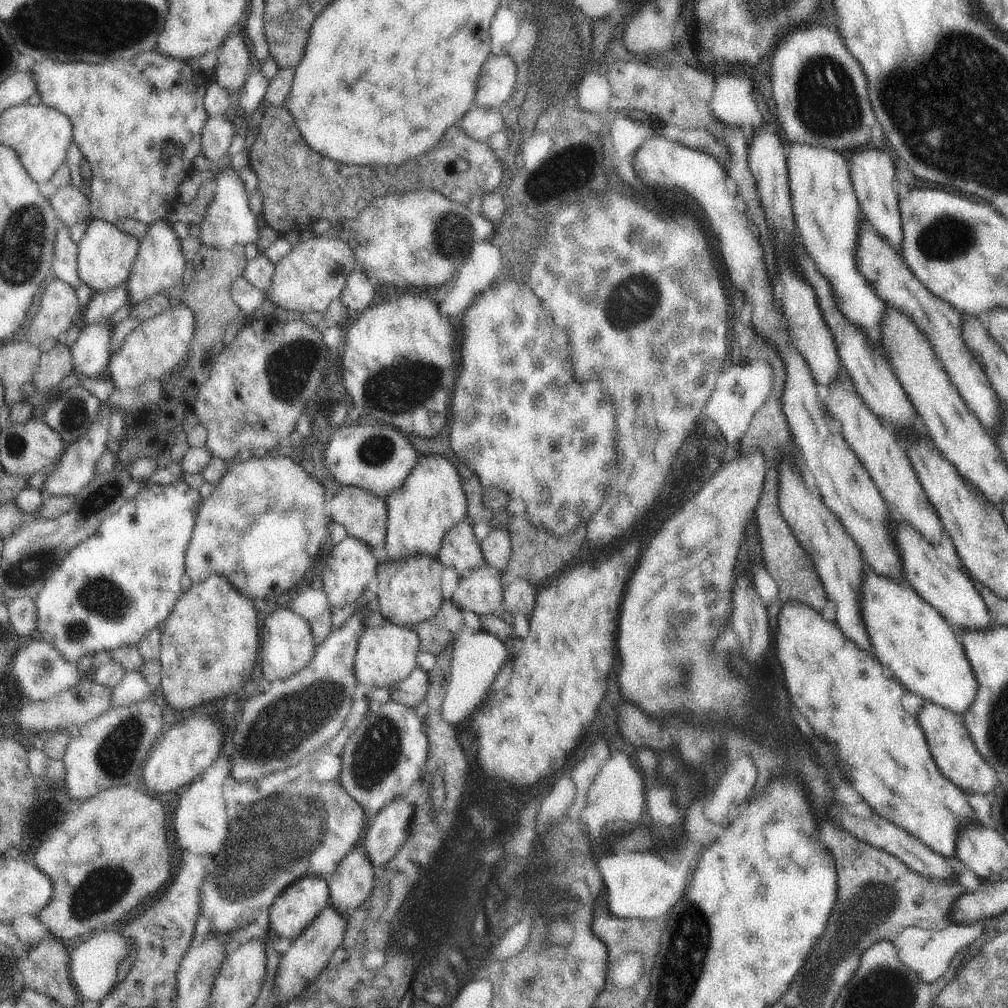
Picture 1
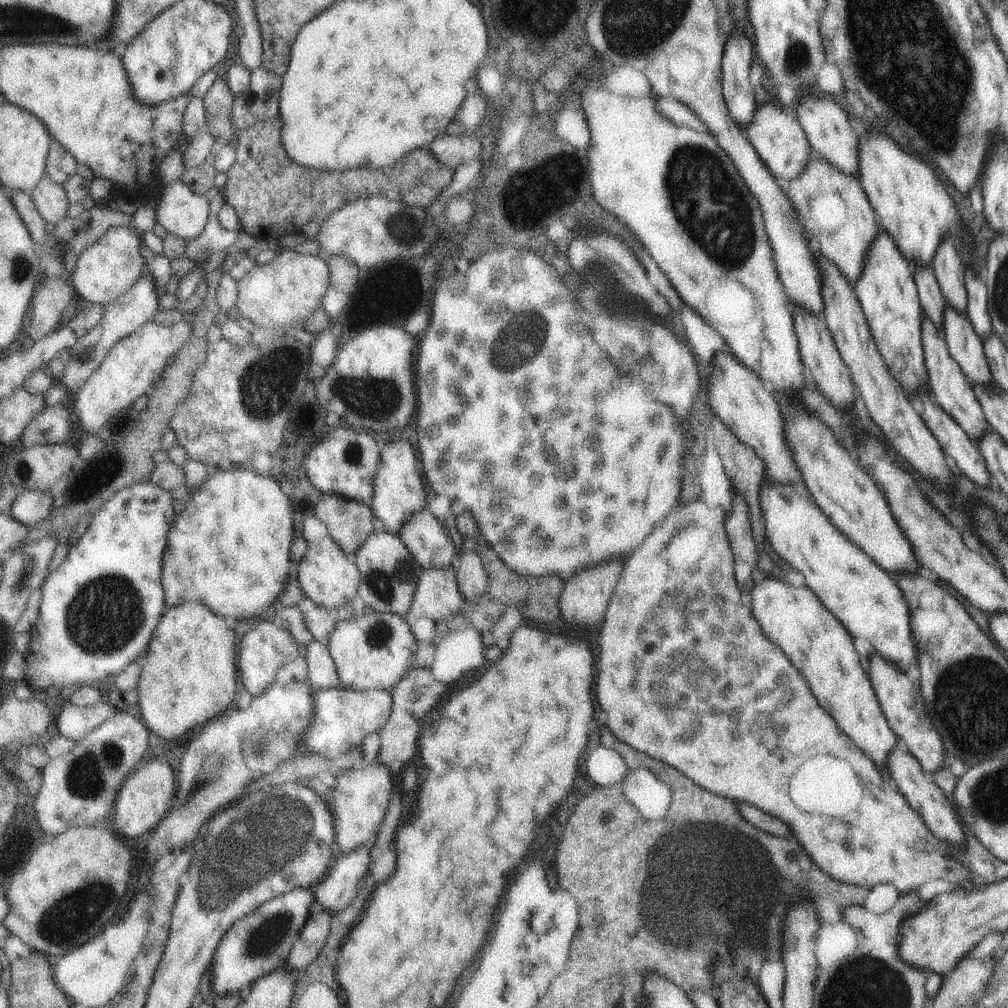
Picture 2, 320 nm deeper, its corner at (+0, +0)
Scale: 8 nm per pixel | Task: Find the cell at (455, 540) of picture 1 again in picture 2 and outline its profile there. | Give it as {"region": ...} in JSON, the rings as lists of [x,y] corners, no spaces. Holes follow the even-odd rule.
{"region":[[[427,507],[404,521],[397,535],[423,569],[453,566],[454,543]]]}

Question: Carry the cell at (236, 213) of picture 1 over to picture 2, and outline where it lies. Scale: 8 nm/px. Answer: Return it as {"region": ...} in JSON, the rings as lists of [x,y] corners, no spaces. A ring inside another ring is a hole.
{"region":[[[178,179],[163,186],[155,209],[156,222],[171,235],[189,241],[204,230],[209,206],[204,195],[193,193]]]}

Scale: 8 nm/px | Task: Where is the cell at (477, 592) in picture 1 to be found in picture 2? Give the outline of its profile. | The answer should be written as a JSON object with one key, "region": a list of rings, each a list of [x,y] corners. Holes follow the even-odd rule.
{"region":[[[453,566],[423,569],[412,604],[404,616],[410,626],[418,618],[431,618],[435,623],[439,623],[461,612],[461,605],[466,600],[459,593],[456,575]]]}

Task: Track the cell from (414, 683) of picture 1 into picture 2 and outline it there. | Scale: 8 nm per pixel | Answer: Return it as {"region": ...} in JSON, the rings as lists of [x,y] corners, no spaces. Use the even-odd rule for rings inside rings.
{"region":[[[319,688],[313,692],[311,705],[313,715],[296,752],[320,752],[326,744],[326,750],[330,748],[330,754],[340,759],[348,750],[355,747],[360,749],[364,737],[371,732],[377,733],[386,724],[391,713],[392,699],[384,689],[351,691],[344,688]]]}

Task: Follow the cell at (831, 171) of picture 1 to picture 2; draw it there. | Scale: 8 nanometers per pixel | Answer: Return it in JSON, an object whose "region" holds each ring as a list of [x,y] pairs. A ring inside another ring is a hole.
{"region":[[[772,102],[764,103],[756,109],[751,123],[748,123],[746,135],[757,155],[779,180],[791,181],[804,170],[808,159],[814,155],[806,133],[795,116],[789,109],[784,110],[784,107]]]}

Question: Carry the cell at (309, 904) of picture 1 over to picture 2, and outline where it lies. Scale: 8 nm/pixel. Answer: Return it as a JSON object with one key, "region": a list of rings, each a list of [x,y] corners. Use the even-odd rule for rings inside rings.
{"region":[[[294,889],[293,891],[288,891],[272,900],[266,901],[250,914],[232,923],[232,926],[222,935],[214,951],[209,968],[209,985],[215,992],[215,996],[232,996],[236,993],[241,993],[242,989],[253,986],[253,984],[263,976],[282,969],[294,943],[298,940],[301,930],[304,928],[305,922],[314,912],[314,902],[315,898],[312,889]]]}

